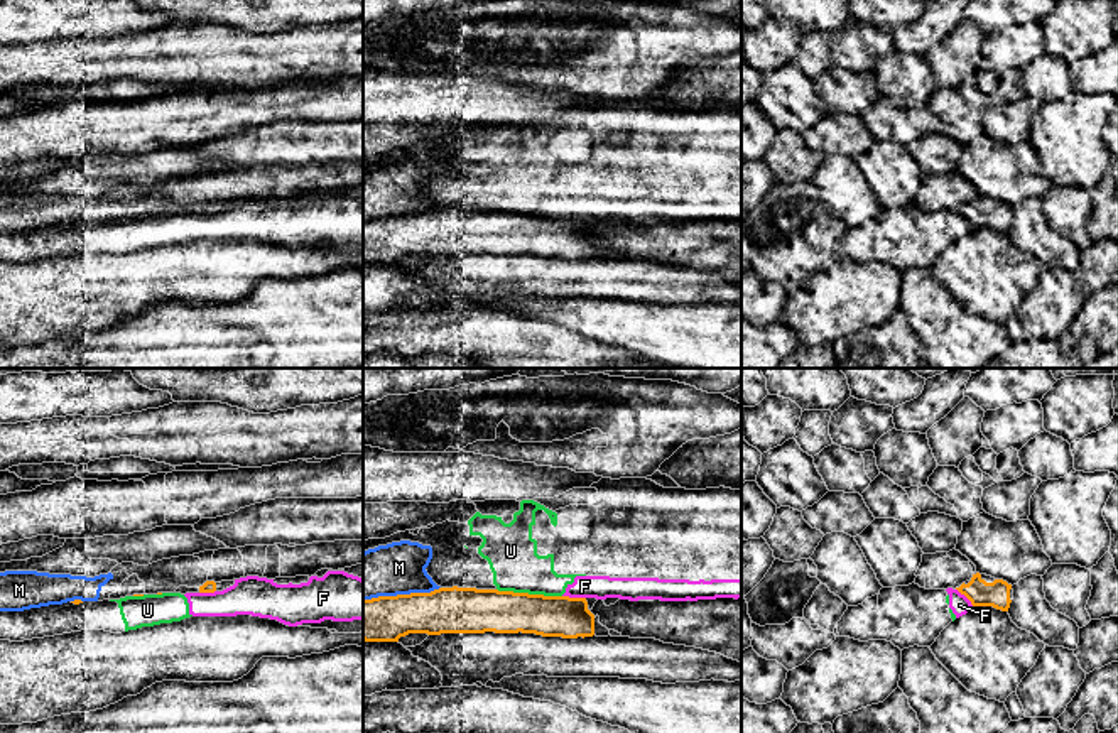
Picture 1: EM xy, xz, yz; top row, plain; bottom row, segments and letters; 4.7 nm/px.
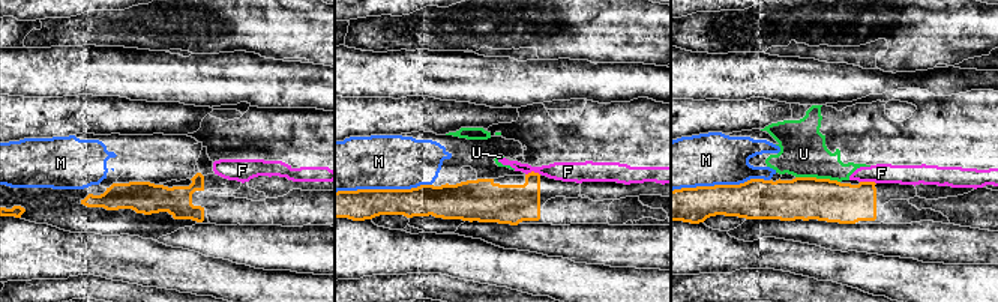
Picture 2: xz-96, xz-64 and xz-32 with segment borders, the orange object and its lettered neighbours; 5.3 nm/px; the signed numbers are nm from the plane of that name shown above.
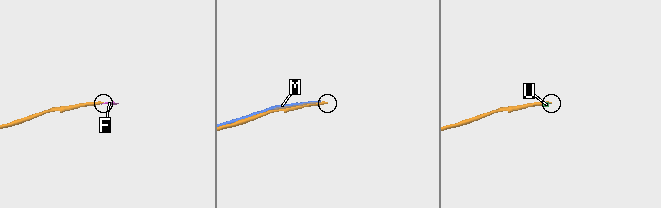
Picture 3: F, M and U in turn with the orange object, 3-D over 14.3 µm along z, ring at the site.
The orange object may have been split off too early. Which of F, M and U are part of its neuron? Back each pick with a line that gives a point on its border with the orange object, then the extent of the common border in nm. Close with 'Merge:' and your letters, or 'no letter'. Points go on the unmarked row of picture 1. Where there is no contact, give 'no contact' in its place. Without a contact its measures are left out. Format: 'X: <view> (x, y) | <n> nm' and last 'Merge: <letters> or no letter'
Merge: no letter

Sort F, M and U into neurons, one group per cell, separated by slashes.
F U / M

